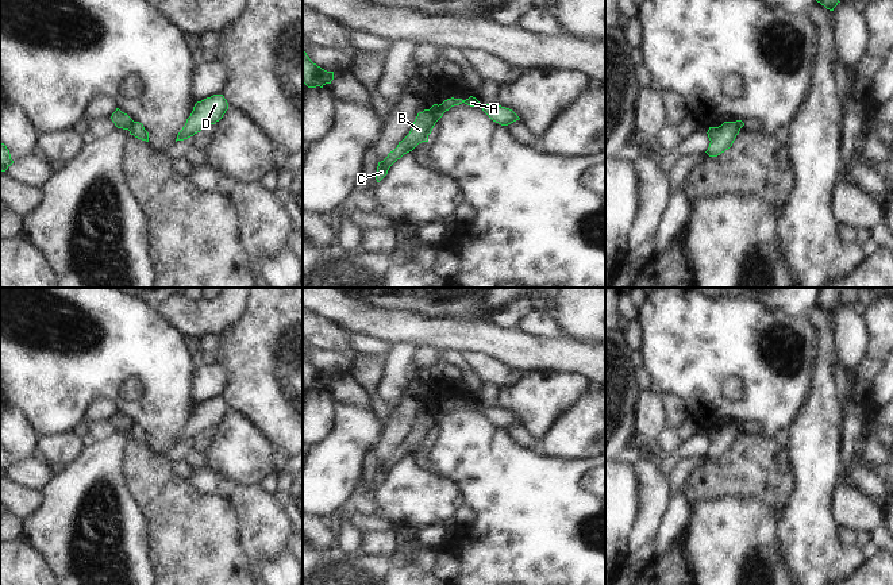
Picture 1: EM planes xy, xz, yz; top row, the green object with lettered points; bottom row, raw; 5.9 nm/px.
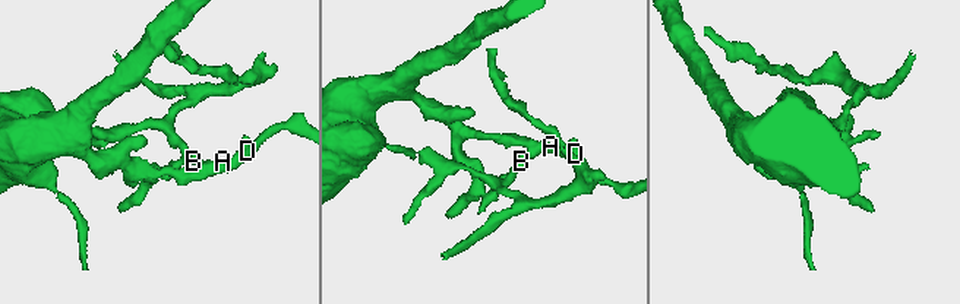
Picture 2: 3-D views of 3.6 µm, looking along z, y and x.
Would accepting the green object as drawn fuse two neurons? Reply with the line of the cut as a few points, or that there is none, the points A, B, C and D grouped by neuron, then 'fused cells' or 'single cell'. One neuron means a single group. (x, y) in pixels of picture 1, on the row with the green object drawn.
xz (430, 108), (437, 120) | A D / B C | fused cells

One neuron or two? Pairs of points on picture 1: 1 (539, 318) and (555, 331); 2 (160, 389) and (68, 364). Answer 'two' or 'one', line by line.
1: one
2: one

